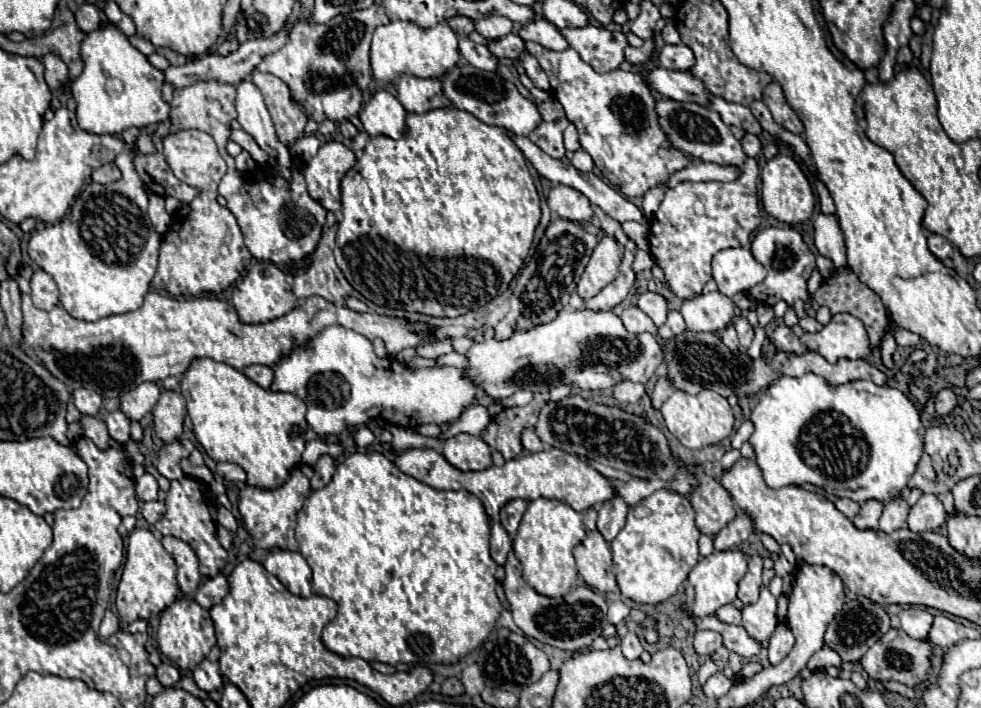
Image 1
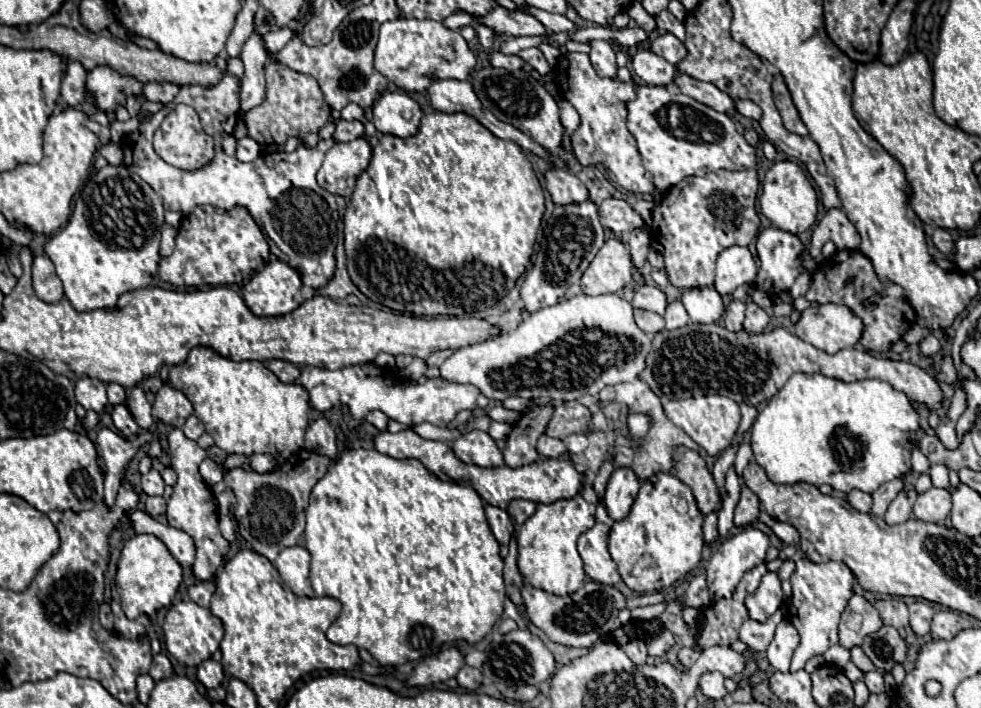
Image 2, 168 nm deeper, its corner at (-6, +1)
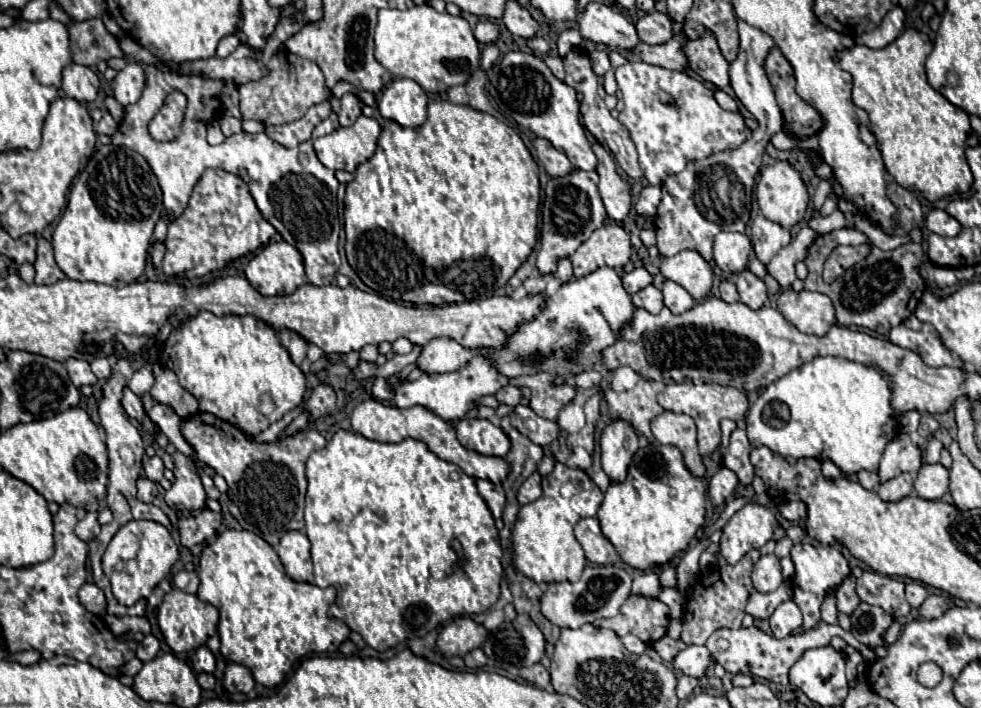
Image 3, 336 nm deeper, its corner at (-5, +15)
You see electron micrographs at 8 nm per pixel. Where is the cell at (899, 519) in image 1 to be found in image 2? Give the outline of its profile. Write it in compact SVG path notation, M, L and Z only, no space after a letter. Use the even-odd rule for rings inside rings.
M906 486L898 496L896 500L888 506L886 514L884 514L884 522L894 526L894 524L902 524L906 520L912 518L912 508L914 508L914 502L916 502L916 490L910 486Z

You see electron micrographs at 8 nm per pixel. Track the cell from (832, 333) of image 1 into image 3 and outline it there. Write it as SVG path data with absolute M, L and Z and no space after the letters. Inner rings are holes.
M785 290L777 300L779 312L801 332L825 336L835 324L835 310L829 296L809 290Z

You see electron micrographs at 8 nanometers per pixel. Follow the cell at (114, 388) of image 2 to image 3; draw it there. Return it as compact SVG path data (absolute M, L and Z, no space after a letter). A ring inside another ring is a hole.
M97 358L91 362L91 370L99 380L107 380L111 376L111 360L109 358Z

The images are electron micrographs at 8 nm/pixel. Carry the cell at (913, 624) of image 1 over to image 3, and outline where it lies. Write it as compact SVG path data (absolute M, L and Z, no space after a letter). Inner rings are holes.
M907 582L905 586L905 596L907 596L907 602L913 606L913 608L919 608L923 604L923 600L927 598L927 590L917 584L917 582Z

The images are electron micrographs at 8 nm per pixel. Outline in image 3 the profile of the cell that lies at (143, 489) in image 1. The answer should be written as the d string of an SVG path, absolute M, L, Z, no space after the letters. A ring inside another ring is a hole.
M153 456L153 458L145 458L143 460L143 470L145 470L145 476L153 482L159 482L163 478L163 460L159 456Z

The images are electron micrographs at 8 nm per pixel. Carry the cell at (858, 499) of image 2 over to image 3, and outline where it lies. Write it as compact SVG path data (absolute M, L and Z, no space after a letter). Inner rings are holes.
M861 470L857 476L859 476L861 486L867 488L867 490L875 490L879 486L879 482L881 482L879 476L877 476L877 472L865 472L865 470Z

